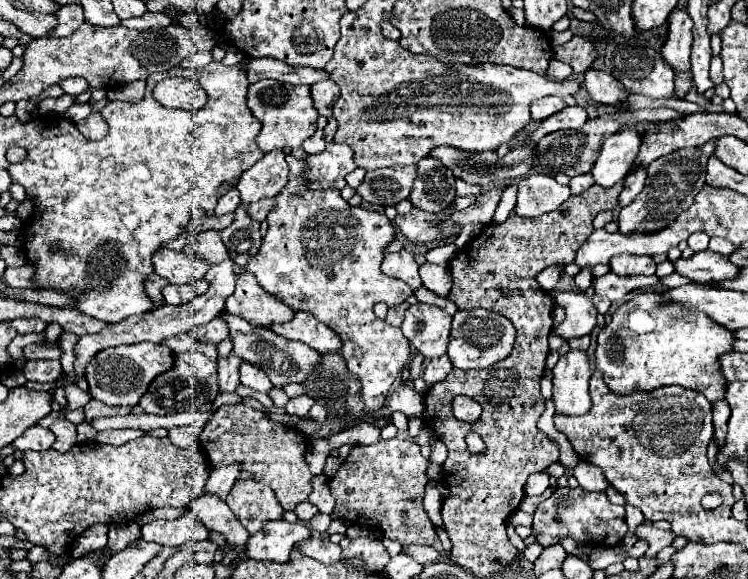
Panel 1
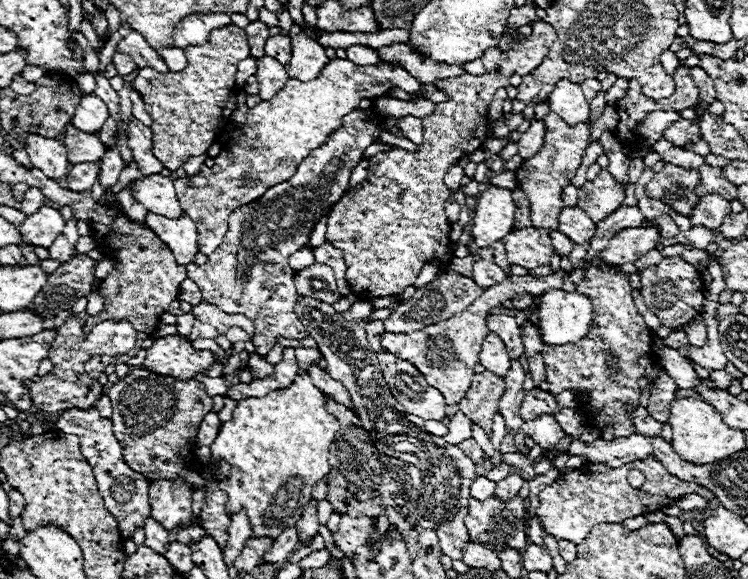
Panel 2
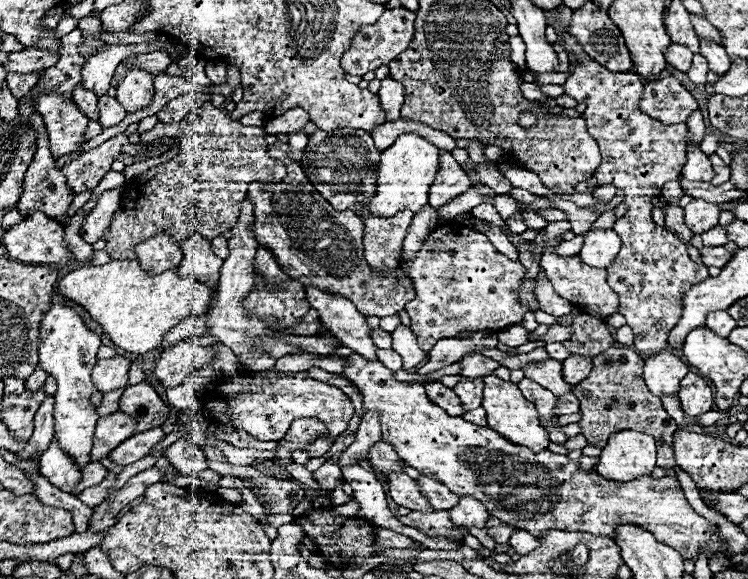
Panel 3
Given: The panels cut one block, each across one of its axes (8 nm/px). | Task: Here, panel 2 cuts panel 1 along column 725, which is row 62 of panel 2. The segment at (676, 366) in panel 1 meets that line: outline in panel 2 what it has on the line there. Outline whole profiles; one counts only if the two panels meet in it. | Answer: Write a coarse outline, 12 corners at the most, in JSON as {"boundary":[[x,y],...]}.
{"boundary":[[334,58],[250,108],[212,168],[174,180],[210,256],[364,98],[420,82]]}

